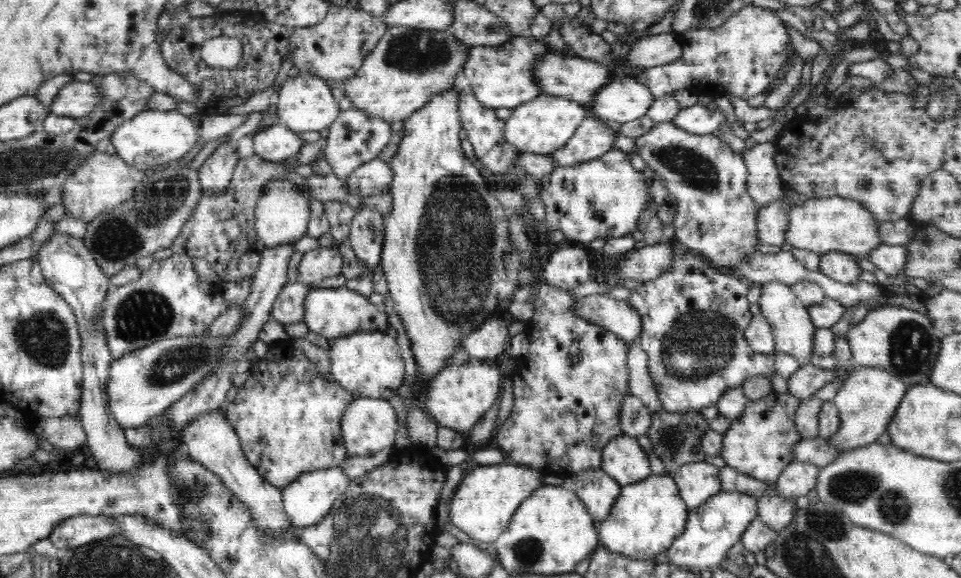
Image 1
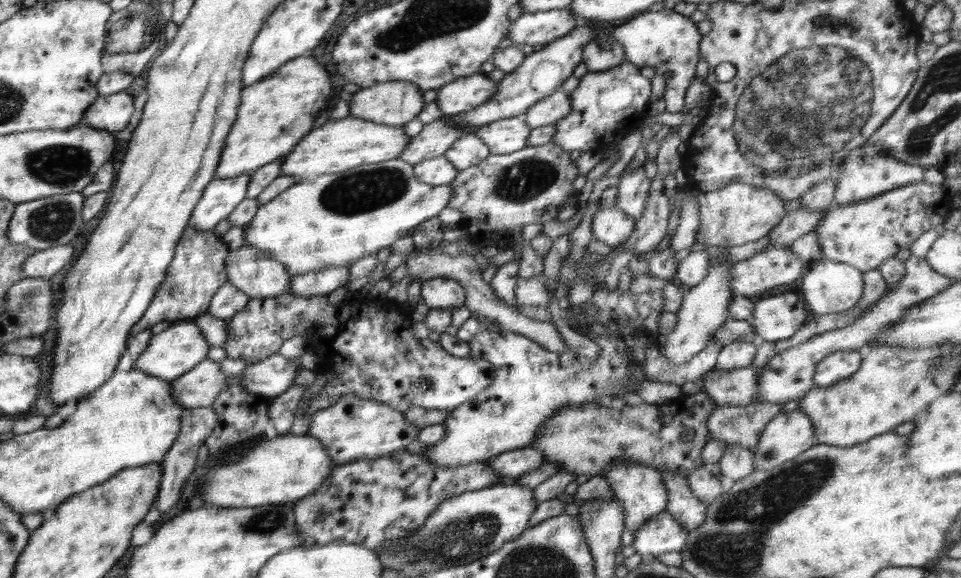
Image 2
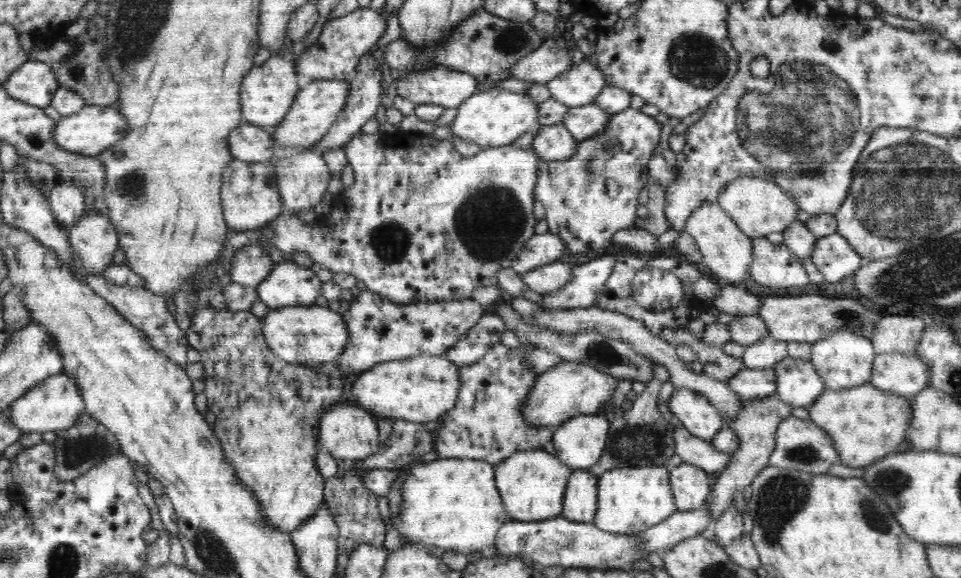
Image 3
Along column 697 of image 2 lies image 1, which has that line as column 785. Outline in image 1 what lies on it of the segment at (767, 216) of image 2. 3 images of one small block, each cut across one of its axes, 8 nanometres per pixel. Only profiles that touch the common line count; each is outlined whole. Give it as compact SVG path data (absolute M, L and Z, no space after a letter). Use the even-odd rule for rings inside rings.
M785 197L784 200L788 203L788 217L790 217L790 224L788 224L788 230L786 230L786 236L784 236L785 248L812 250L821 255L826 252L838 251L854 257L867 257L874 248L878 248L883 243L880 235L878 235L879 221L874 218L872 213L868 212L866 207L854 200L842 199L842 197L829 197L828 199L804 198L801 205L796 203L791 205Z

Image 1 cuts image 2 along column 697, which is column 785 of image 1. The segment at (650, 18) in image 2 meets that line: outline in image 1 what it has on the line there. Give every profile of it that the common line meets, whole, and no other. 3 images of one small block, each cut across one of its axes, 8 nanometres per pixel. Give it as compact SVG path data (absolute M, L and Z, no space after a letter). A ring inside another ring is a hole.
M754 5L738 10L722 26L686 30L684 34L678 34L677 39L683 49L682 58L671 64L631 72L632 78L645 84L654 98L673 96L673 91L680 88L692 90L694 84L716 84L728 94L747 100L766 92L787 60L795 55L780 17L772 9Z

